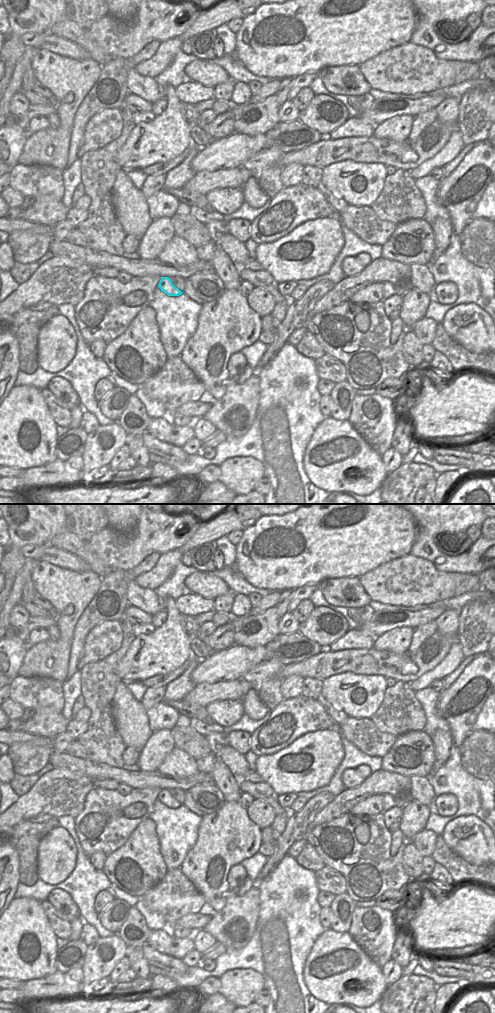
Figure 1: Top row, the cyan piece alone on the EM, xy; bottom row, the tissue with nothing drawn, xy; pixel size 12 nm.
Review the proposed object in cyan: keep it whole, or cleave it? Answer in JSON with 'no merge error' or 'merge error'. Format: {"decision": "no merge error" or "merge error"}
{"decision": "no merge error"}

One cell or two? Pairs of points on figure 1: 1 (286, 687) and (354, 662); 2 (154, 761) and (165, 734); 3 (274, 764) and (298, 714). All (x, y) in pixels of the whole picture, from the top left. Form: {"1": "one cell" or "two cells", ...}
{"1": "two cells", "2": "one cell", "3": "two cells"}

